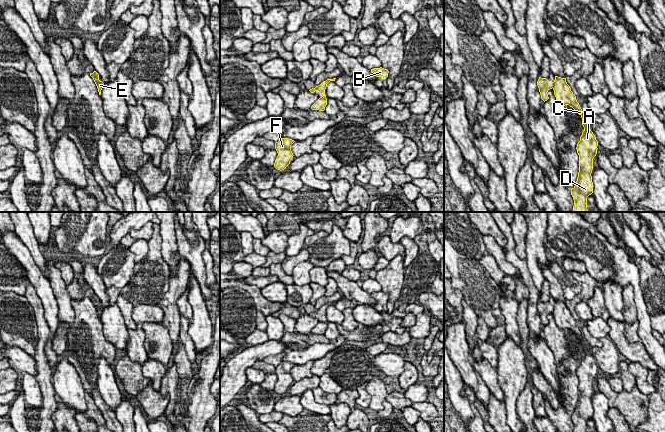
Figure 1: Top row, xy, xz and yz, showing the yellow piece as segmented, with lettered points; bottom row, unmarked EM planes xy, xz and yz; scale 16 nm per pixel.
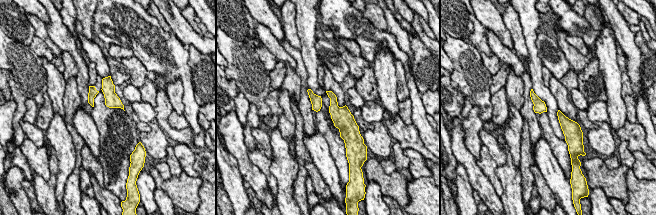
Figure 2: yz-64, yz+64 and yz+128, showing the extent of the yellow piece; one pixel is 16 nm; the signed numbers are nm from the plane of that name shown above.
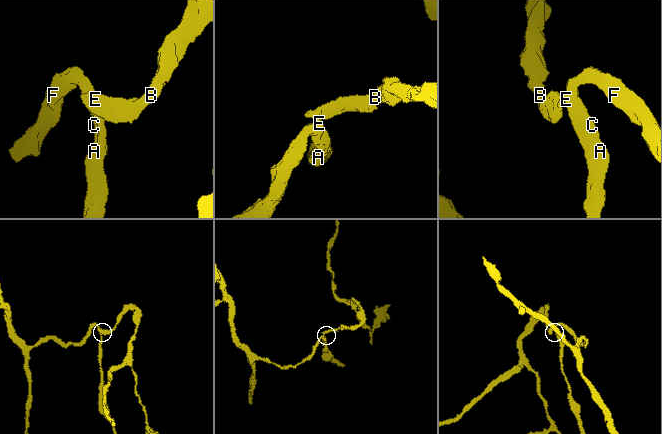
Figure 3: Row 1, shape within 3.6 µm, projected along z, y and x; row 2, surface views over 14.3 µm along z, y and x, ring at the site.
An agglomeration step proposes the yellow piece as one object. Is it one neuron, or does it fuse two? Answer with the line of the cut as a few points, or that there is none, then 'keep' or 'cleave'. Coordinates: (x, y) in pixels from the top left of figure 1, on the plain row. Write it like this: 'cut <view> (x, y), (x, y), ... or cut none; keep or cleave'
cut yz (554, 306), (552, 311); cleave

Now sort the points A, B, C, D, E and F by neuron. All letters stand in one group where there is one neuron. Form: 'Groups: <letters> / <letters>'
Groups: A C D E F / B

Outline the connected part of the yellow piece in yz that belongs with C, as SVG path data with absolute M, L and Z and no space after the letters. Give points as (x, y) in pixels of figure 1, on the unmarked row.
M555 300L554 319L556 325L561 329L569 329L582 342L584 355L577 368L577 377L579 379L579 396L575 410L571 413L571 419L574 424L573 432L587 432L587 421L593 417L592 394L593 382L597 378L598 365L595 359L588 351L587 343L576 324L576 320L571 315L570 310L566 306L566 302Z

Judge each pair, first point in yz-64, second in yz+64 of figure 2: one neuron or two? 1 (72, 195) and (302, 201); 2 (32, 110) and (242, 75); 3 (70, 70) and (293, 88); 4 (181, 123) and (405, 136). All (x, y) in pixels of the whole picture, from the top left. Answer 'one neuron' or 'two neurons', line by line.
1: one neuron
2: two neurons
3: one neuron
4: two neurons

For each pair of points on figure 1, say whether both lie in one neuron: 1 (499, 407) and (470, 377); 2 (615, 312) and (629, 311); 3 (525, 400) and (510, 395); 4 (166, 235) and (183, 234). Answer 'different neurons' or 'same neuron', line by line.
1: different neurons
2: different neurons
3: different neurons
4: different neurons

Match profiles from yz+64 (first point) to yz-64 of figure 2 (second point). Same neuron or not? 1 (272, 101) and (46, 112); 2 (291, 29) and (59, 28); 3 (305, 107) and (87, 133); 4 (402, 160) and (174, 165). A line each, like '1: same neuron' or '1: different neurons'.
1: same neuron
2: different neurons
3: different neurons
4: same neuron

